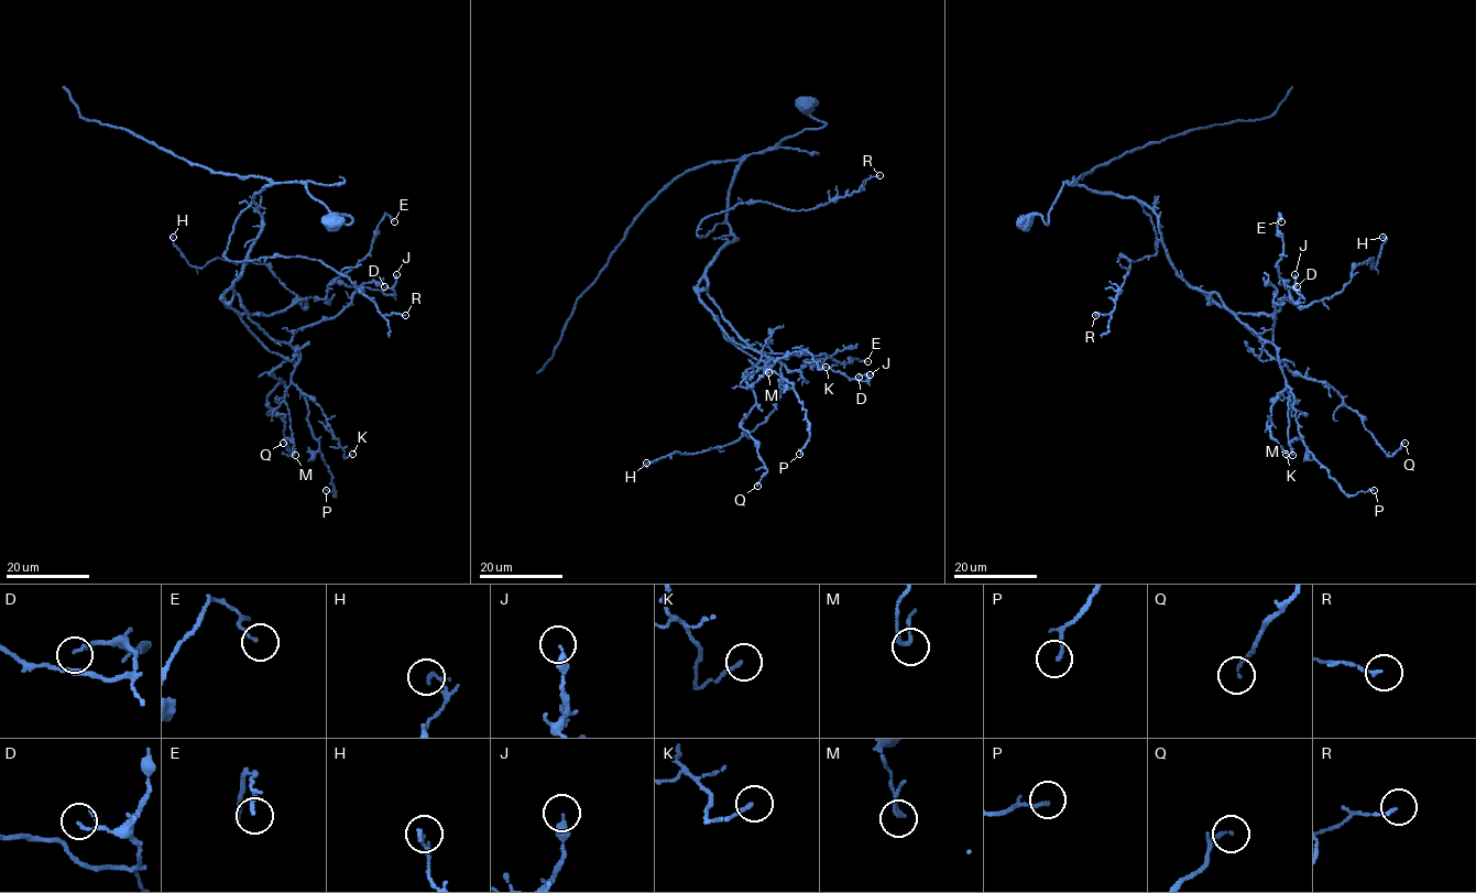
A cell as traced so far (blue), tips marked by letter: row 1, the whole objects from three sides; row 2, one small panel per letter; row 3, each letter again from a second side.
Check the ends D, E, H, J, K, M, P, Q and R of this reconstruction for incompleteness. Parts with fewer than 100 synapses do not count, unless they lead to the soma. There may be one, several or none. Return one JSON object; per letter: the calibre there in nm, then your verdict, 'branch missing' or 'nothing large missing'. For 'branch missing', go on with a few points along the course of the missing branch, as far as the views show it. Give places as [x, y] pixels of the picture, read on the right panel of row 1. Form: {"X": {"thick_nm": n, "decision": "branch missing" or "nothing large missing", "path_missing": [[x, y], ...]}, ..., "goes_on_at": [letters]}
{"D": {"thick_nm": 60, "decision": "nothing large missing"}, "E": {"thick_nm": 110, "decision": "nothing large missing"}, "H": {"thick_nm": 160, "decision": "nothing large missing"}, "J": {"thick_nm": 320, "decision": "nothing large missing"}, "K": {"thick_nm": 120, "decision": "nothing large missing"}, "M": {"thick_nm": 120, "decision": "nothing large missing"}, "P": {"thick_nm": 130, "decision": "nothing large missing"}, "Q": {"thick_nm": 140, "decision": "nothing large missing"}, "R": {"thick_nm": 110, "decision": "nothing large missing"}, "goes_on_at": []}

